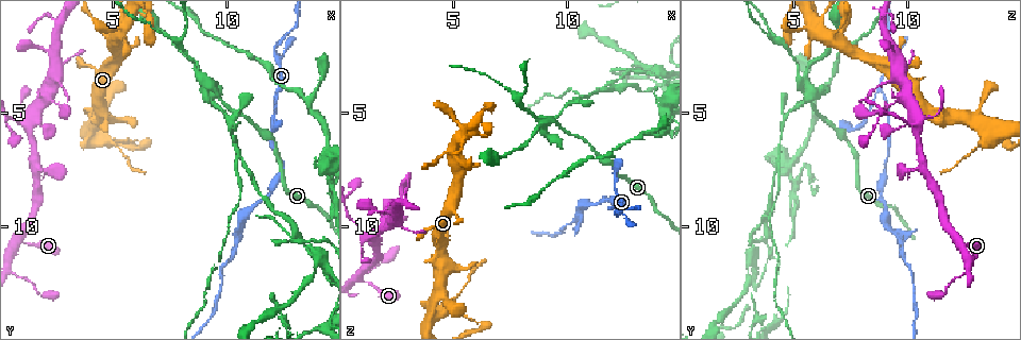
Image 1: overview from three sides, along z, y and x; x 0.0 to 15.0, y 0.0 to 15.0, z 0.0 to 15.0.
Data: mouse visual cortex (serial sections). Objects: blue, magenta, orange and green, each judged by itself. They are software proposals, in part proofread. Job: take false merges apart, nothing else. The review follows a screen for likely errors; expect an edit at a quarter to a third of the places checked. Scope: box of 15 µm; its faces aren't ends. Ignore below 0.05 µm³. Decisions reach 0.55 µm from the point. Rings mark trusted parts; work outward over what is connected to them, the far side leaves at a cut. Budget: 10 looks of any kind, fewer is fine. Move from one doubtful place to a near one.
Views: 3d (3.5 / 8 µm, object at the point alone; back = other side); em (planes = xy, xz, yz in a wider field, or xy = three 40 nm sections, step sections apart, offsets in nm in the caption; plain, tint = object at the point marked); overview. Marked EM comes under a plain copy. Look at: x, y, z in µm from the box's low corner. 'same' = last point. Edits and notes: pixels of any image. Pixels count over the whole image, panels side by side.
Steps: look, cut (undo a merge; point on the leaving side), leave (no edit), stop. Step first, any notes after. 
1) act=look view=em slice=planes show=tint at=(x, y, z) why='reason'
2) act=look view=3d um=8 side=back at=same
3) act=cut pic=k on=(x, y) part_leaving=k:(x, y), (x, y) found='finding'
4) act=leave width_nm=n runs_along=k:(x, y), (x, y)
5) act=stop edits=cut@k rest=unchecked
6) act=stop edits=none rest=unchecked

act=look view=3d um=3.5 at=(1.2, 5.4, 10.4) why='looks like a crossing'

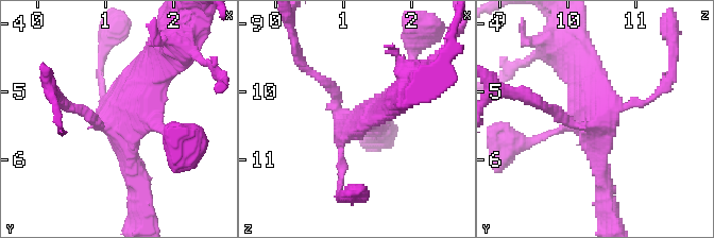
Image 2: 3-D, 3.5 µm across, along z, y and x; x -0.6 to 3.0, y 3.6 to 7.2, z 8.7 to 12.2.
act=look view=em slice=xy step=1 show=tint at=(1.25, 5.50, 10.45)

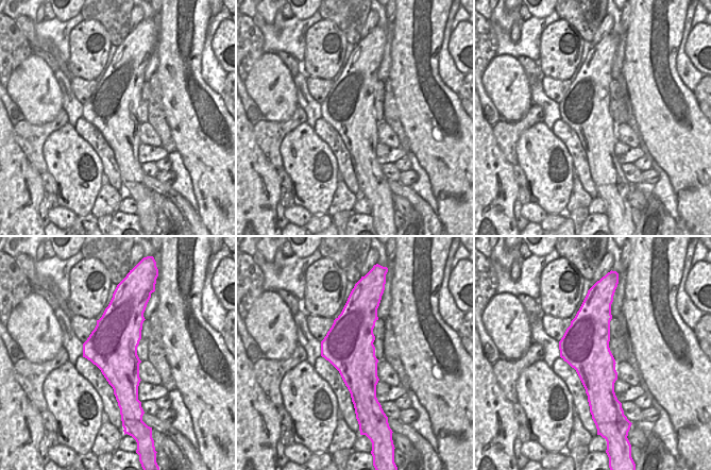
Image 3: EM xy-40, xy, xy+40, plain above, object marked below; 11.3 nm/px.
act=cut pic=2 on=(71, 107) width_nm=550 part_leaving=2:(98, 122), (52, 89) found='two cells meet here'

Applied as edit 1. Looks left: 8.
act=look view=overview why='see it whole again'

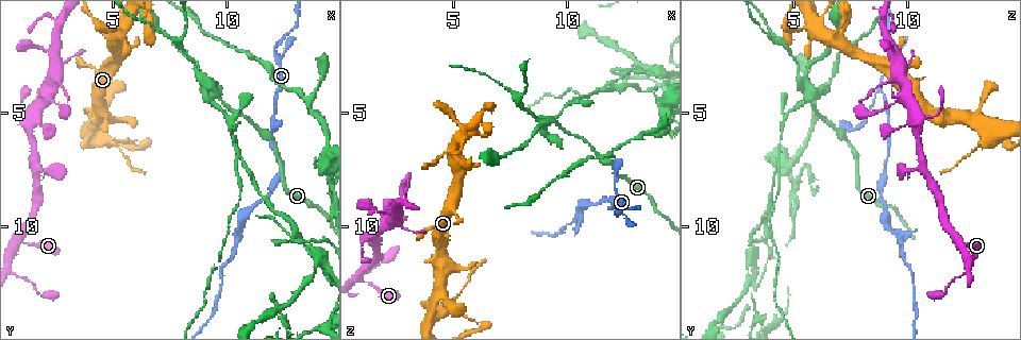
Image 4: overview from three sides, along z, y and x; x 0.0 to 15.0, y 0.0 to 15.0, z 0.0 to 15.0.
act=look view=3d um=8 at=(4.8, 6.3, 13.6) why='a fork'

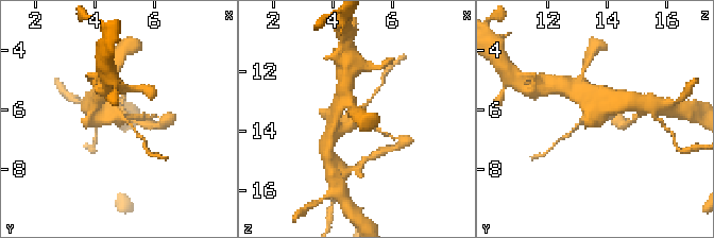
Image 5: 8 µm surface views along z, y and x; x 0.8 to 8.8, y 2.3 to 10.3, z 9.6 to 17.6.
act=look view=em slice=planes show=tint at=same why='need the tissue'

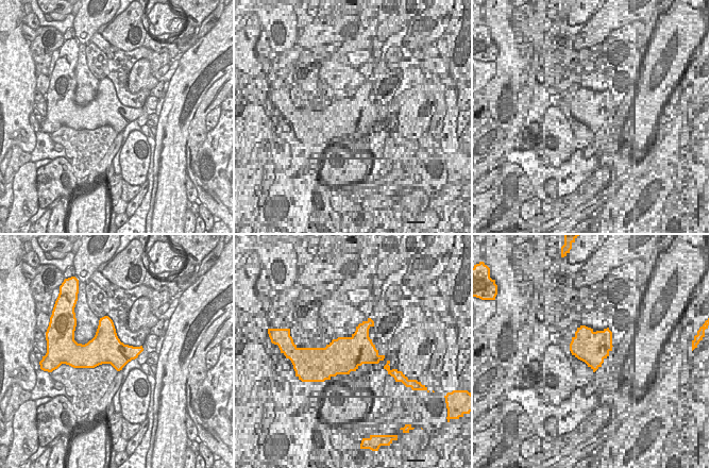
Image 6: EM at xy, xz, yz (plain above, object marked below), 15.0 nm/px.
act=leave found='continuous, no second cell'

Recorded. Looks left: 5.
act=look view=3d um=3.5 at=(12.1, 2.3, 9.5) why='abrupt turn'

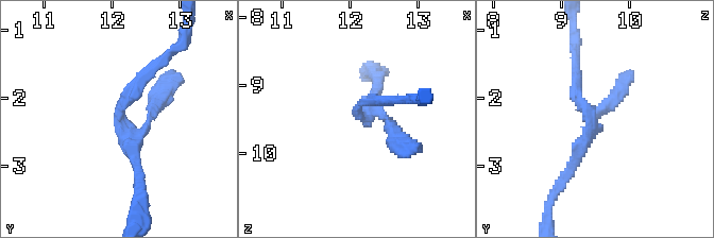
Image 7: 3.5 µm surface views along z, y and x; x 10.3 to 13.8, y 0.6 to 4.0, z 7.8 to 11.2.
act=look view=em slice=xy step=2 show=tint at=(12.15, 2.25, 9.45) why='shape alone is not enough'

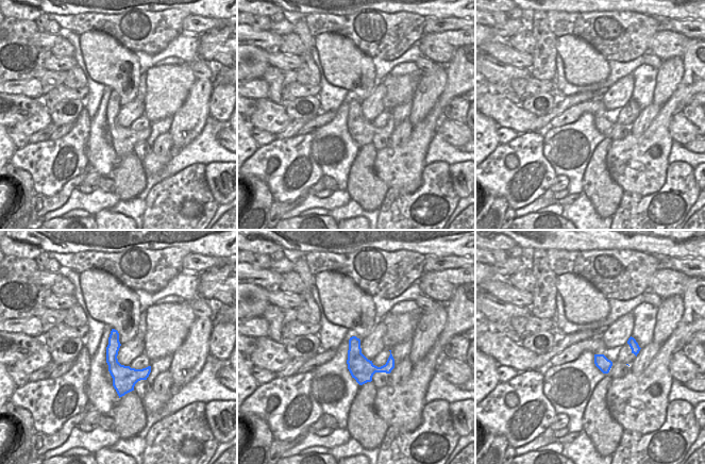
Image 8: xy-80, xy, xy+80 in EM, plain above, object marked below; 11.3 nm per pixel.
act=look view=em slice=xy step=5 show=tint at=same why='another direction'

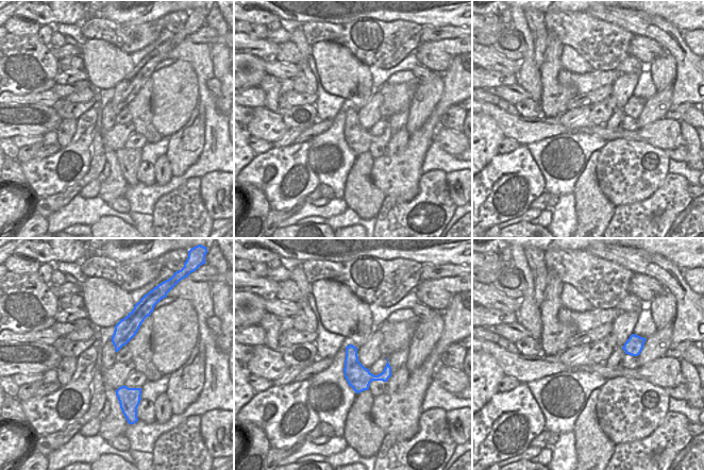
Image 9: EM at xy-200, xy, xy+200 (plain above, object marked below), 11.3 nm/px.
act=leave width_nm=280 runs_along=7:(139, 176), (120, 104), (159, 62) found='all the same cell'

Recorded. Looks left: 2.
act=look view=3d um=3.5 at=(9.0, 3.6, 5.3) why='four or more arms meet'

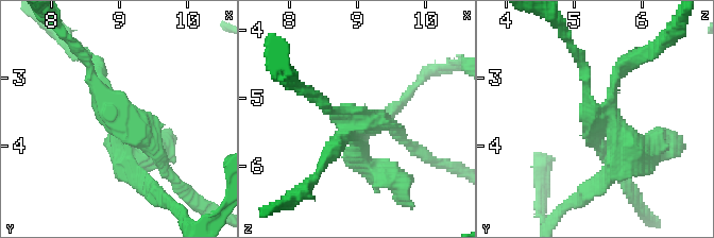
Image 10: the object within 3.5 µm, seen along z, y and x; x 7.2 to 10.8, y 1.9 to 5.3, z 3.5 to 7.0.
act=look view=em slice=planes show=tint at=(9.10, 3.70, 5.35)

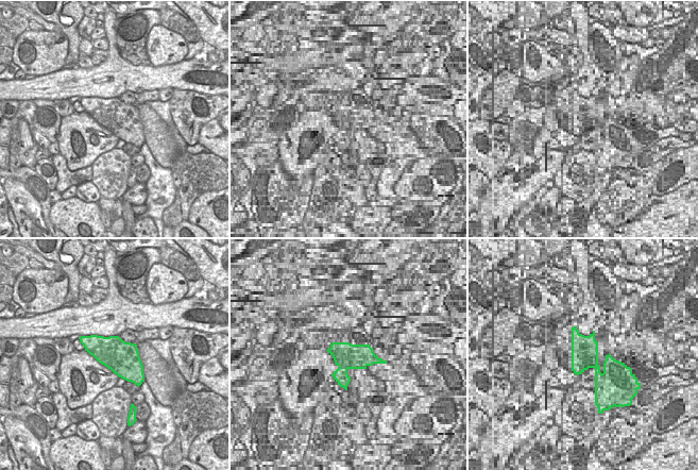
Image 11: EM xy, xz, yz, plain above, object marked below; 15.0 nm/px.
act=cut pic=10 on=(639, 142) width_nm=500 part_leaving=10:(608, 123), (625, 153), (583, 196) found='a second cell is stuck on'

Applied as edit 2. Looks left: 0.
act=stop edits=cut@2,cut@10 rest=unchecked

